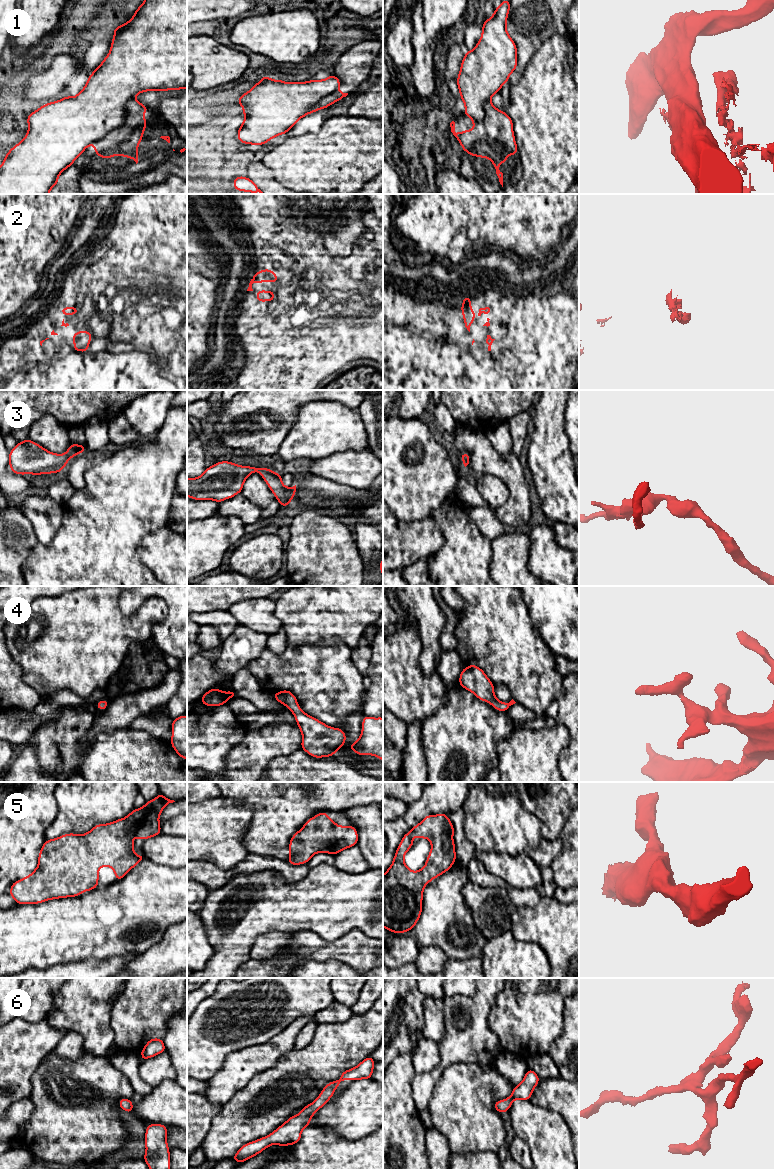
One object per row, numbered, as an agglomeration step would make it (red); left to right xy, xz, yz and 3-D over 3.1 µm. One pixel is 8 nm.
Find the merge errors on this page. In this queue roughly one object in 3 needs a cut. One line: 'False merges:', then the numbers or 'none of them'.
False merges: 1

